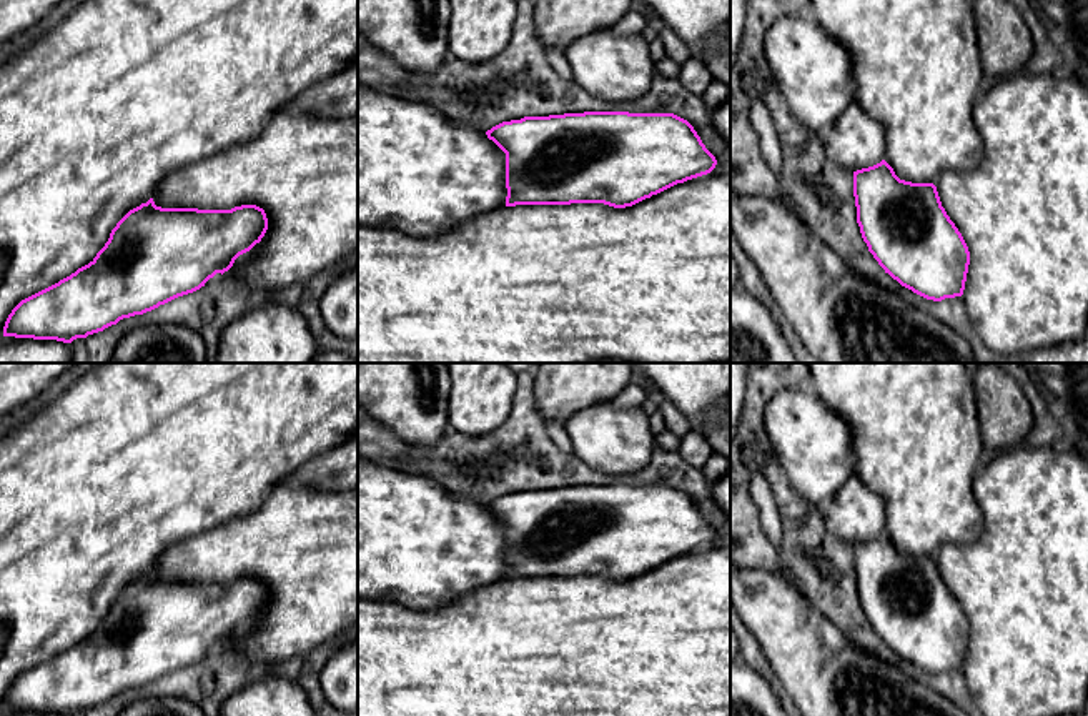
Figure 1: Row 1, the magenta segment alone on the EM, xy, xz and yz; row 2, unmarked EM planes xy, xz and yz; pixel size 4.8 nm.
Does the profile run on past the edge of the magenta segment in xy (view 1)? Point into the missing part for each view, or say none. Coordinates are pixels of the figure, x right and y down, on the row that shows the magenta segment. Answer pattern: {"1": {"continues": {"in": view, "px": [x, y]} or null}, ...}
{"1": {"continues": {"in": "xy", "px": [301, 170]}}}

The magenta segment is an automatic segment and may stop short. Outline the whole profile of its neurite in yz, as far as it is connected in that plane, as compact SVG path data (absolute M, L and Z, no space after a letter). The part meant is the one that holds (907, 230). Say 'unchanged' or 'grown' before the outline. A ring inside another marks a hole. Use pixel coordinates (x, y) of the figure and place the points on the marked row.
grown | M1021 70L1006 78L1000 78L987 95L975 103L973 123L983 140L983 157L980 163L965 172L947 170L935 185L900 180L885 160L853 172L853 196L862 238L885 273L902 286L933 301L960 296L965 303L972 328L985 346L998 355L1028 356L1050 346L1081 340L1088 330L1088 83L1076 75L1061 78L1053 73L1033 75Z

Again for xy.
grown | M278 112L255 140L231 147L166 177L153 196L130 210L85 266L22 300L8 315L3 336L57 340L103 331L123 318L143 315L193 293L216 273L238 276L251 288L279 290L304 283L358 255L358 115L329 118Z

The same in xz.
grown | M584 112L549 117L524 117L502 122L486 132L506 153L506 206L459 223L436 236L411 236L394 230L358 226L358 363L730 363L730 173L712 175L715 157L694 127L674 113Z

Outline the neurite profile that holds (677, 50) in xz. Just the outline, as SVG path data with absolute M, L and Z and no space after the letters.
M664 27L664 30L659 33L659 38L664 42L667 58L672 62L682 67L690 58L689 47L669 27Z

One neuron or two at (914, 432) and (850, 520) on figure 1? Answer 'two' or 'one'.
two

